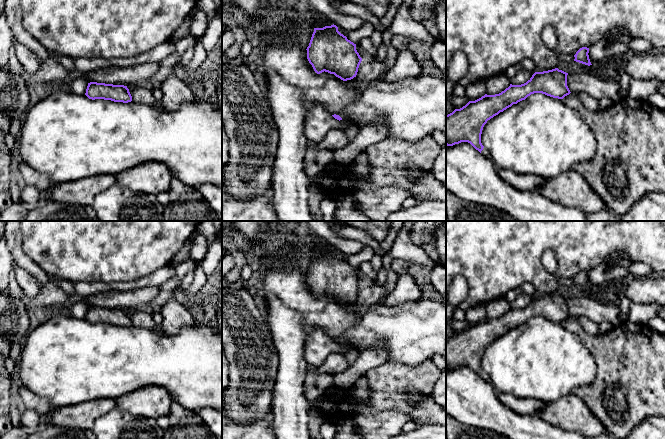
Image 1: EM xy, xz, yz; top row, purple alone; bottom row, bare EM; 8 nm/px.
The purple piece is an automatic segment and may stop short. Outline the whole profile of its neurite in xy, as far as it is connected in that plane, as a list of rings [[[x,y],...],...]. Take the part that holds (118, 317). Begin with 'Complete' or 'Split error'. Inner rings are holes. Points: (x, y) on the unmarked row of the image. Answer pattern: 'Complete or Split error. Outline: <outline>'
Complete. Outline: [[[90,306],[88,307],[85,319],[92,324],[104,323],[123,327],[132,325],[129,313],[124,309]]]

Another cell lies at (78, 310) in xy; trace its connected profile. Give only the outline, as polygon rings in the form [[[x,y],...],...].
[[[84,302],[75,303],[67,312],[78,319],[85,319],[88,306]]]

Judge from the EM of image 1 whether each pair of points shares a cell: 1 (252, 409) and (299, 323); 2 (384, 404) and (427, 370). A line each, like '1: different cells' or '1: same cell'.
1: different cells
2: same cell

